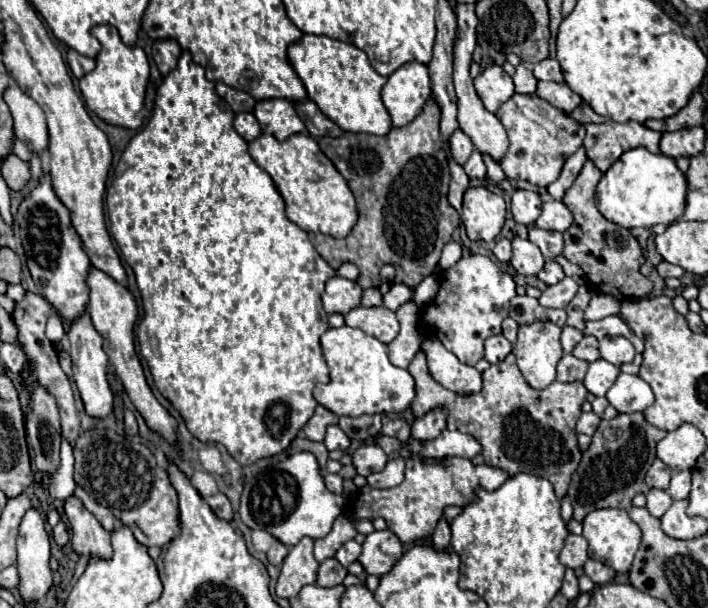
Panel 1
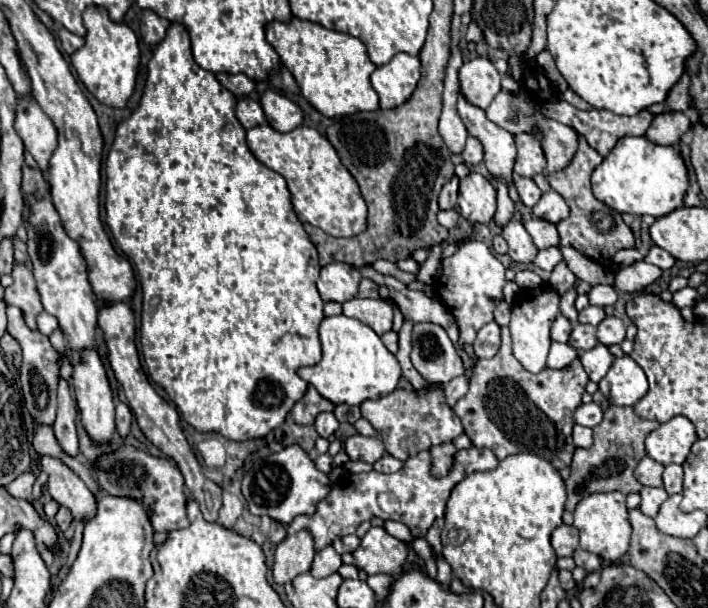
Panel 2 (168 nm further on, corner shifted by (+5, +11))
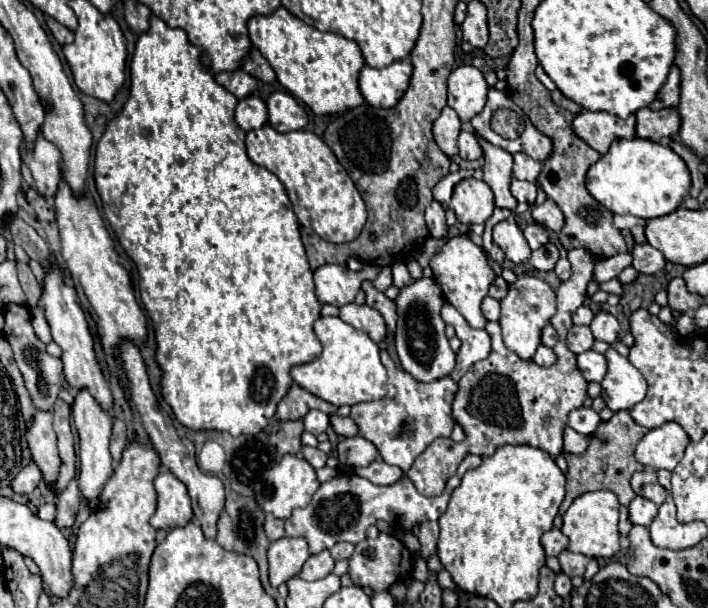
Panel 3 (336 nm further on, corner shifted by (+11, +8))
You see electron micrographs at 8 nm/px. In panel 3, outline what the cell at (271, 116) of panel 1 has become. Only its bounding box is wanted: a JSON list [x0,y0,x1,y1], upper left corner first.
[268,92,308,132]

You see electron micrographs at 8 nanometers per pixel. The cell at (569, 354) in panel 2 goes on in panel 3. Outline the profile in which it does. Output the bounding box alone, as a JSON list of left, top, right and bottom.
[532,344,556,366]

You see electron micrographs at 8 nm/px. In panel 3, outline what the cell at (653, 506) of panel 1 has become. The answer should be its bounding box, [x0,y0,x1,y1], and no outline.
[628,496,658,526]

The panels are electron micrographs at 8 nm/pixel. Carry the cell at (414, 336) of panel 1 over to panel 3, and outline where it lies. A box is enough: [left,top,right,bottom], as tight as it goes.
[350,350,458,464]

